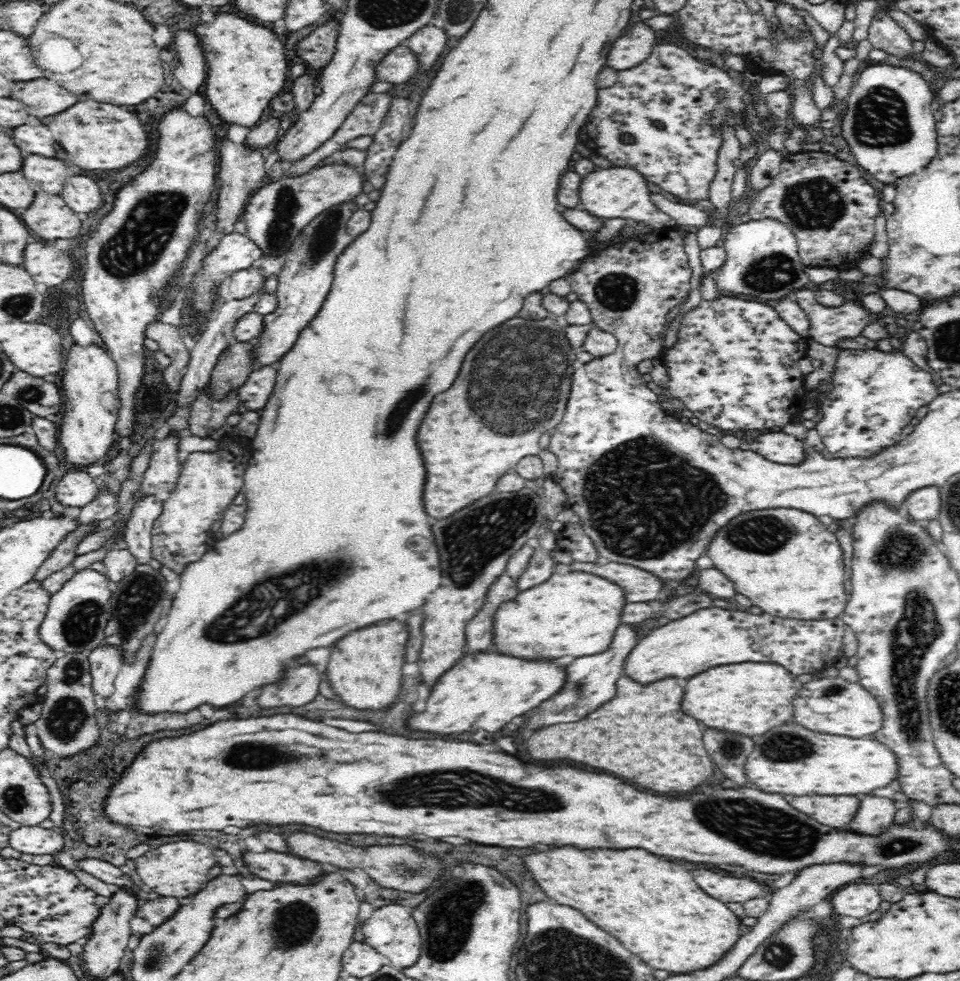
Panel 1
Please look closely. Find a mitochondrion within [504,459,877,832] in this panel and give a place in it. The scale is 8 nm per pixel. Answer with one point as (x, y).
(761, 534)

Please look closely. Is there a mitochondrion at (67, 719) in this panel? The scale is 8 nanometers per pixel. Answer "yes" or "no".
yes

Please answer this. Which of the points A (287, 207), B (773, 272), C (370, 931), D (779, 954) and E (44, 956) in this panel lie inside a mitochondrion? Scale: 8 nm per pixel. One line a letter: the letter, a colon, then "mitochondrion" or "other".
A: mitochondrion
B: mitochondrion
C: other
D: mitochondrion
E: other

